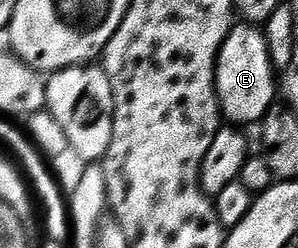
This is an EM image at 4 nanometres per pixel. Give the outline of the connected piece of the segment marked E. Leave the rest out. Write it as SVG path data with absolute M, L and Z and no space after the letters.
M256 25L233 26L232 31L226 37L226 41L220 47L220 55L216 59L216 98L223 118L232 125L244 125L240 123L259 124L277 102L276 91L278 95L278 71L272 65L270 49L263 30Z

